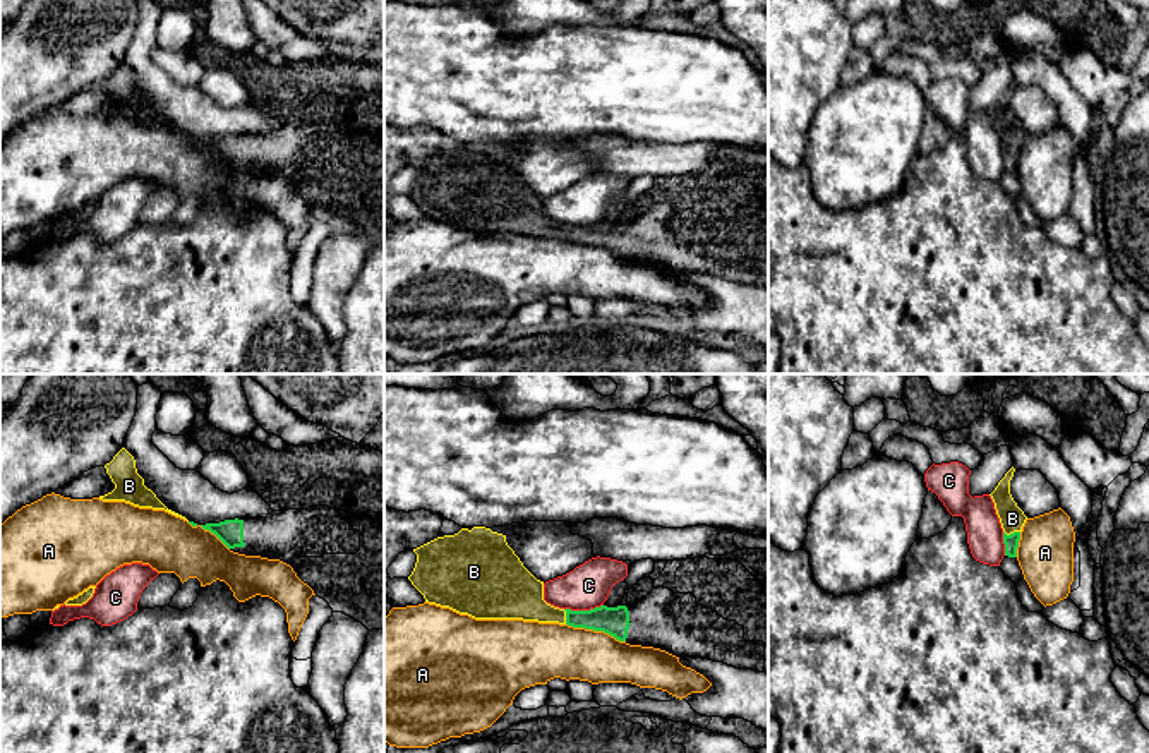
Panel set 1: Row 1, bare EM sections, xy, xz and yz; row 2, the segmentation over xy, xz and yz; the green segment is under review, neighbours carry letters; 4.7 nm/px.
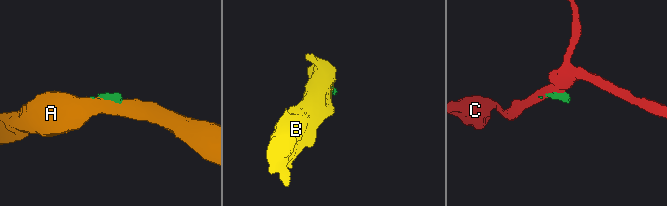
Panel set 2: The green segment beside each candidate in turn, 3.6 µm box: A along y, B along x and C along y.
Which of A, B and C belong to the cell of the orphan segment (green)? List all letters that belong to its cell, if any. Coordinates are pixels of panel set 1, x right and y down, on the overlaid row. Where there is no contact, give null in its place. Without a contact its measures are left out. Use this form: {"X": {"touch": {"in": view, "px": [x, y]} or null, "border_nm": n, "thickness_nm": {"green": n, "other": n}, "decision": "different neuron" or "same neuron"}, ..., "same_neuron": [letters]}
{"A": {"touch": {"in": "xz", "px": [595, 630]}, "border_nm": 300, "thickness_nm": {"green": 140, "other": 260}, "decision": "different neuron"}, "B": {"touch": {"in": "yz", "px": [1012, 534]}, "border_nm": 80, "thickness_nm": {"green": 70, "other": 120}, "decision": "same neuron"}, "C": {"touch": {"in": "xz", "px": [583, 611]}, "border_nm": 190, "thickness_nm": {"green": 140, "other": 200}, "decision": "different neuron"}, "same_neuron": ["B"]}

